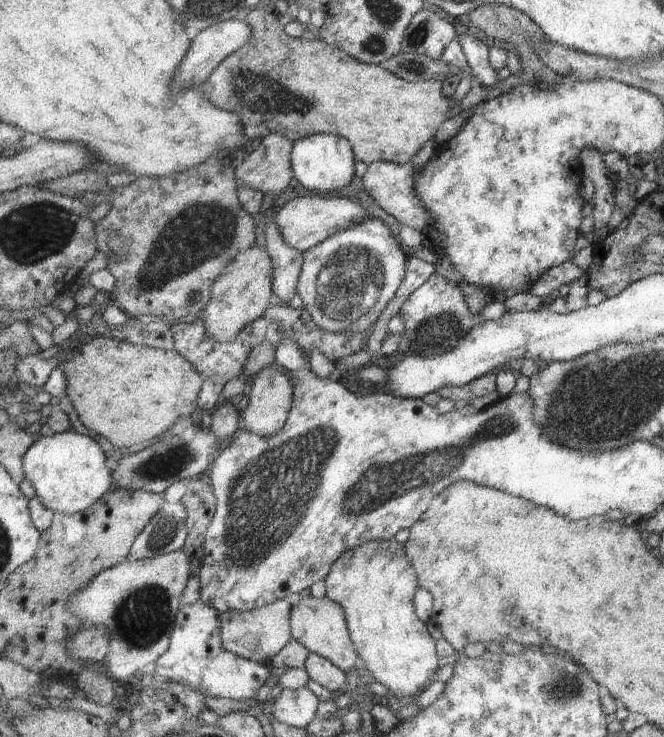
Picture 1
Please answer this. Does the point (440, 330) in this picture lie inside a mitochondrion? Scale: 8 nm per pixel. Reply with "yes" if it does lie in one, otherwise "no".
yes

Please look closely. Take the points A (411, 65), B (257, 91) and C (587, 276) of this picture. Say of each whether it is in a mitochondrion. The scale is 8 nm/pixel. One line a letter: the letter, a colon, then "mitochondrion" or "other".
A: mitochondrion
B: mitochondrion
C: other

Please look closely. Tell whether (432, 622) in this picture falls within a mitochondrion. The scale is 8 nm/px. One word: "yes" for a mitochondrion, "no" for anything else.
no

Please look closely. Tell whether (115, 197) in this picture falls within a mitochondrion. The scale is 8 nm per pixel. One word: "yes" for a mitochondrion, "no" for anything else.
no

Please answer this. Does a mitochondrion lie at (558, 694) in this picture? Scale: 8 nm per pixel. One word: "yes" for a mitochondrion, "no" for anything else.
yes

